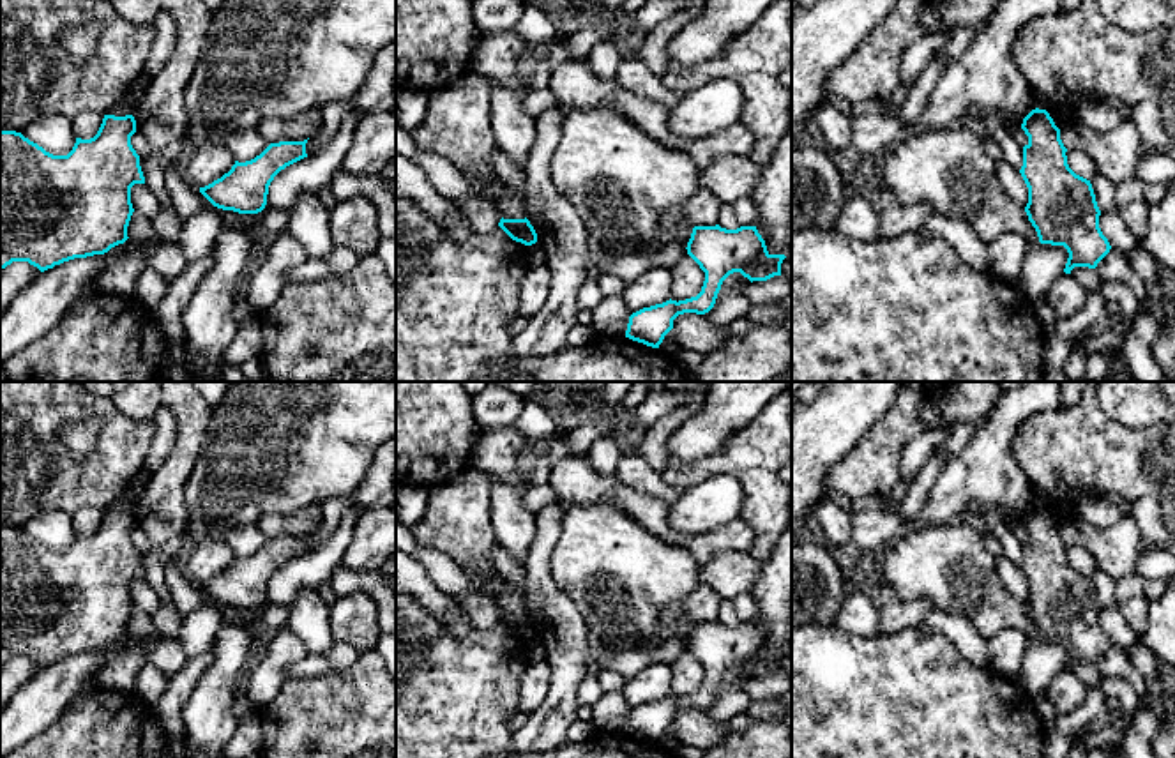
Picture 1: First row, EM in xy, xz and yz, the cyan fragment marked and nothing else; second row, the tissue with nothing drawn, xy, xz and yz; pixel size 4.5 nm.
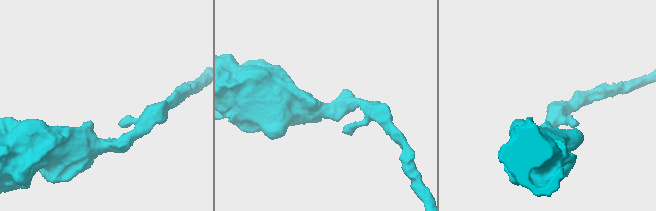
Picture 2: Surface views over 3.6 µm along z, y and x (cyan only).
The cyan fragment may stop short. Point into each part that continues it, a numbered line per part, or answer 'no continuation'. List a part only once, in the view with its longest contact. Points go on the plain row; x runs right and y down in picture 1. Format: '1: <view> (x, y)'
no continuation

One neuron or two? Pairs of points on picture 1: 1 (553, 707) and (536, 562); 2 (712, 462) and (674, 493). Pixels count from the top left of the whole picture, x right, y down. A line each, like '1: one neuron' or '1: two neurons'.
1: one neuron
2: two neurons

